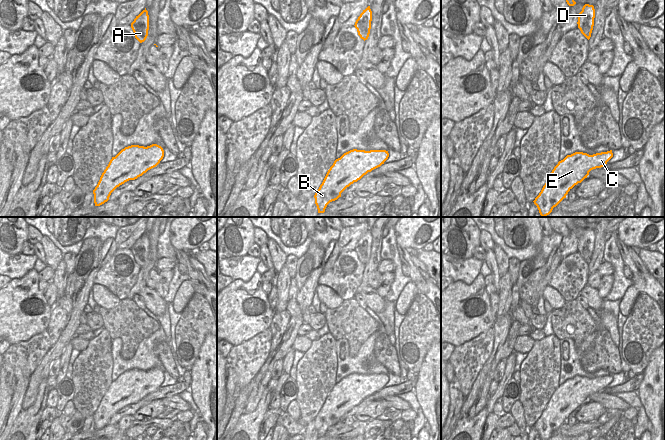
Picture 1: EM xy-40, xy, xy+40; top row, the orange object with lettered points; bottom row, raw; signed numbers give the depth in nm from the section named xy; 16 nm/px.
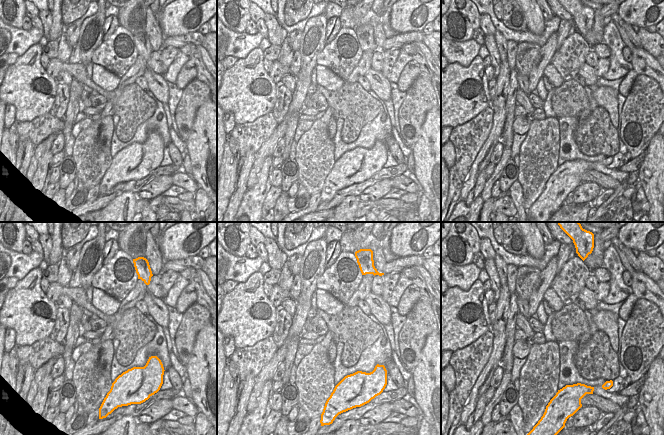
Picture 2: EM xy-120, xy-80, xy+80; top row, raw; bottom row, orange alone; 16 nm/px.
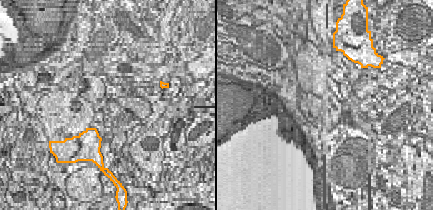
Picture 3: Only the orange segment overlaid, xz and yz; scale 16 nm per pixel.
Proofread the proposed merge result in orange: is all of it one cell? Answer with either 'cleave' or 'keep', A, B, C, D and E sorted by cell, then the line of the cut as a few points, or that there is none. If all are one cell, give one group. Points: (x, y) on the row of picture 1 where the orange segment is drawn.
keep | A B C D E | no cut

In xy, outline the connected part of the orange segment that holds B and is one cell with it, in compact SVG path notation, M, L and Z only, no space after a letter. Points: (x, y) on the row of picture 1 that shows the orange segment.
M353 149L336 159L314 195L318 213L324 213L327 205L341 197L347 187L380 167L388 157L386 150Z

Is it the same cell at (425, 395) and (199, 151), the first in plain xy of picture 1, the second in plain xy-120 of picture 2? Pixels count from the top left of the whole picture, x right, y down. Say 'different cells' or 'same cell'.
same cell

